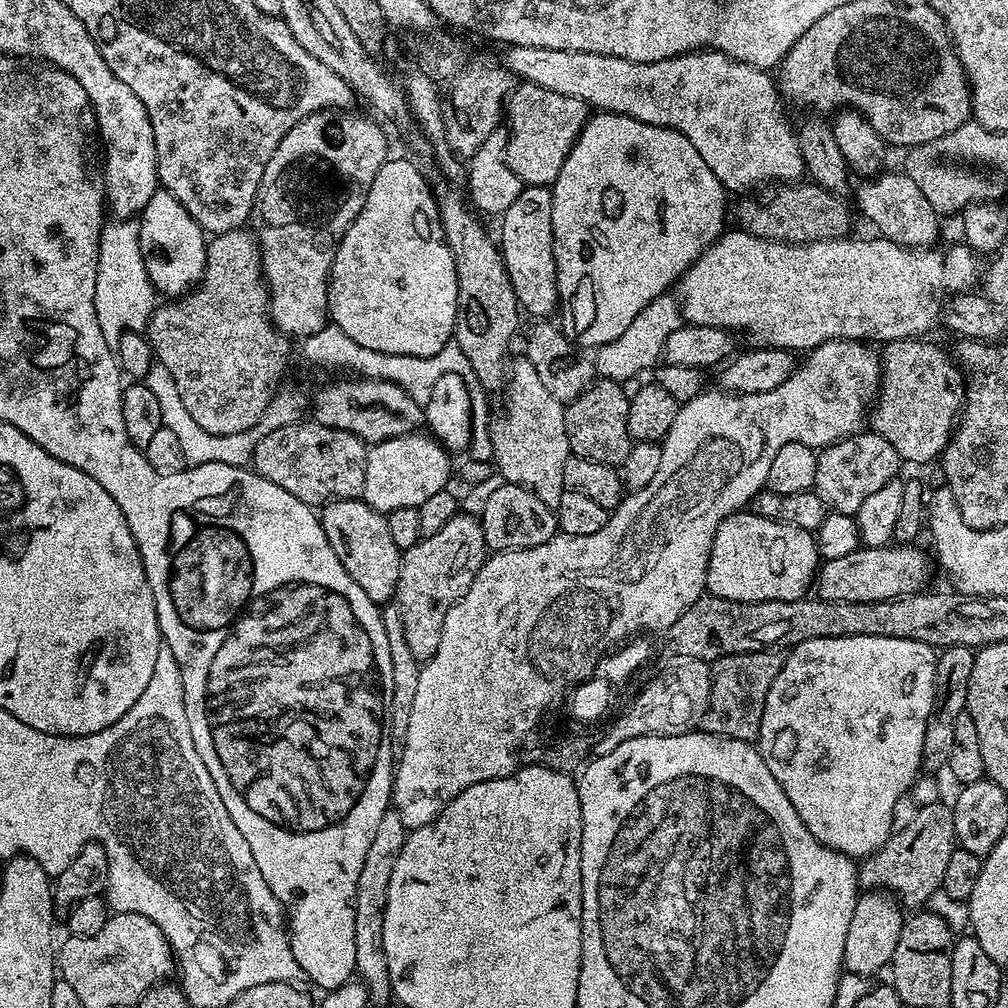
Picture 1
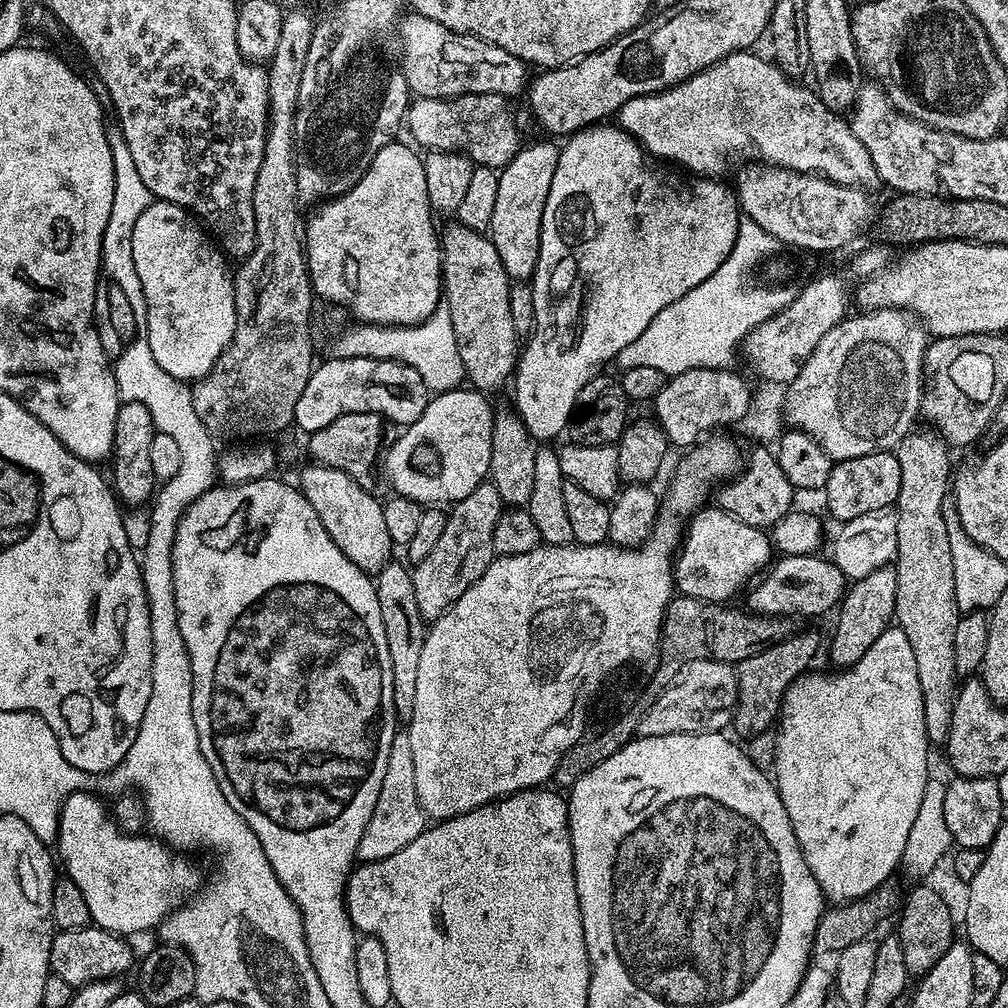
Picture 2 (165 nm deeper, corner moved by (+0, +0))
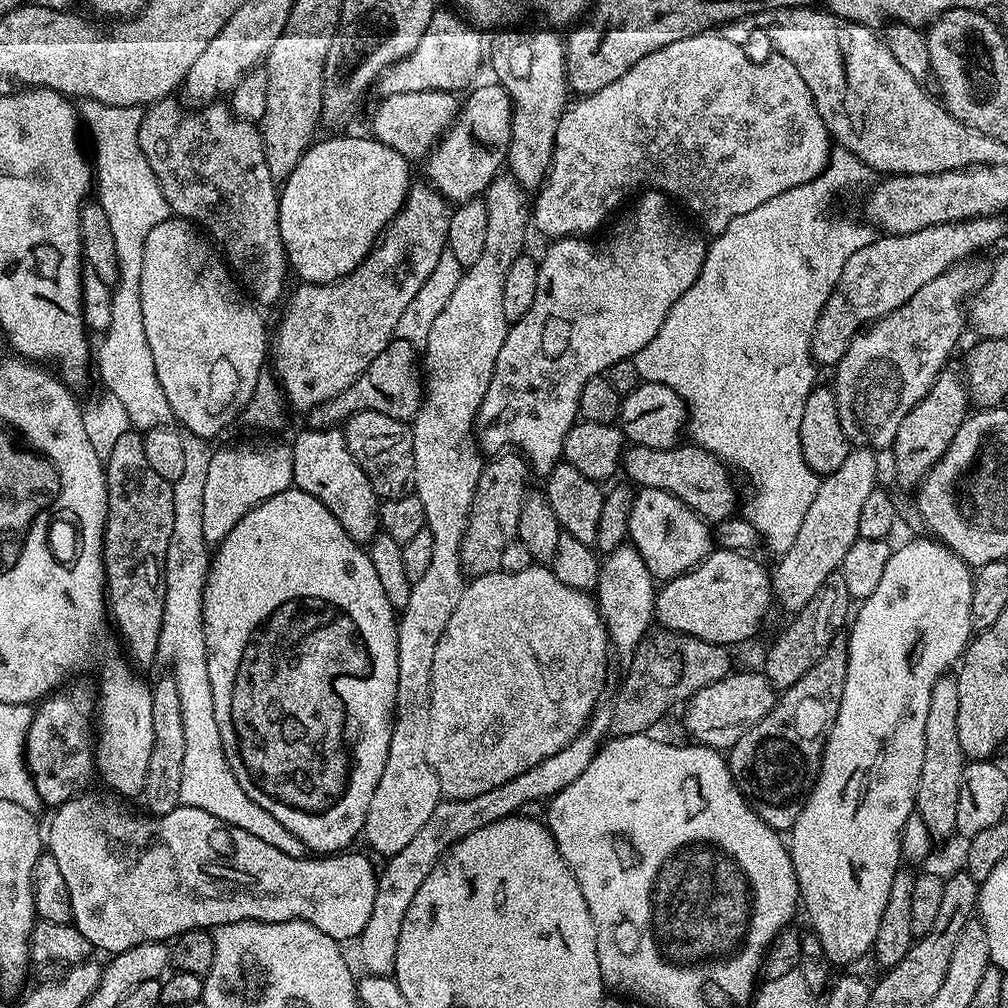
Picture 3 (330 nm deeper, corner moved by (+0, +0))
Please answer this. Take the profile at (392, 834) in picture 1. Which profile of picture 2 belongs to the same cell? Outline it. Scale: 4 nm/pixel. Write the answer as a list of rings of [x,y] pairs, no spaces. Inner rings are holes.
[[[397,731],[394,742],[390,742],[390,758],[386,758],[386,774],[382,774],[382,790],[378,790],[378,802],[374,802],[374,814],[370,814],[370,822],[366,822],[366,830],[362,830],[362,842],[358,842],[357,861],[371,862],[381,860],[390,854],[398,854],[402,846],[410,846],[418,834],[426,827],[426,817],[418,802],[418,789],[414,782],[414,754],[410,751],[410,738],[407,731]]]

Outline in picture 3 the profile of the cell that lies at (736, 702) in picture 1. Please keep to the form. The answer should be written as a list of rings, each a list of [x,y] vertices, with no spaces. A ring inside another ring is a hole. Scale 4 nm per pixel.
[[[837,570],[830,574],[830,578],[826,578],[826,582],[822,582],[822,586],[818,586],[814,598],[810,598],[806,606],[802,606],[802,610],[789,619],[792,621],[777,634],[776,641],[769,646],[762,671],[773,688],[783,690],[794,686],[794,682],[798,682],[798,678],[802,678],[802,674],[806,674],[806,670],[810,670],[810,666],[814,666],[814,662],[822,658],[832,639],[841,631],[844,619],[845,624],[849,619],[848,604],[850,605],[850,597],[846,590],[846,578],[842,578]]]

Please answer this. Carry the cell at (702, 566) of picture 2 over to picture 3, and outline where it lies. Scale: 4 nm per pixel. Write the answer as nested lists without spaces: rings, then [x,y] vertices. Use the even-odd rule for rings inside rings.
[[[640,488],[633,495],[628,519],[628,540],[638,550],[638,554],[642,554],[642,562],[646,562],[653,580],[657,582],[673,580],[675,576],[690,571],[695,564],[703,562],[714,548],[714,532],[709,521],[690,510],[690,506],[686,506],[686,502],[682,502],[674,494],[657,488]]]

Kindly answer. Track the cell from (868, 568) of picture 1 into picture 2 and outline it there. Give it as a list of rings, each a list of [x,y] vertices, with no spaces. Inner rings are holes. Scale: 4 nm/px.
[[[823,555],[780,556],[771,561],[770,567],[751,585],[747,593],[747,607],[762,616],[820,616],[837,607],[844,599],[846,578],[842,570]]]

